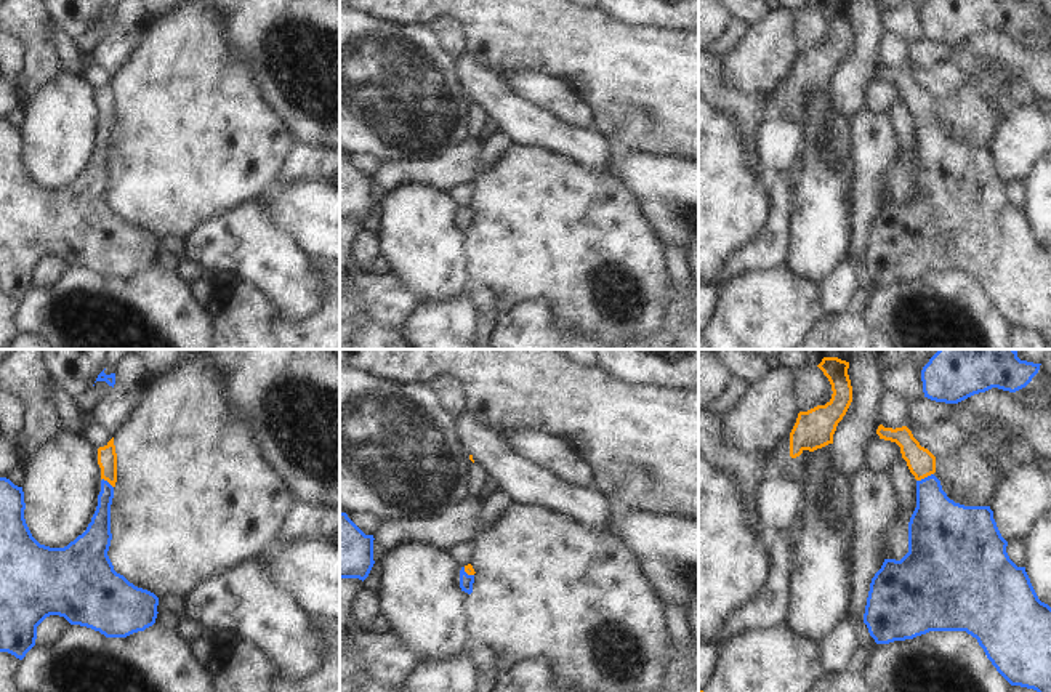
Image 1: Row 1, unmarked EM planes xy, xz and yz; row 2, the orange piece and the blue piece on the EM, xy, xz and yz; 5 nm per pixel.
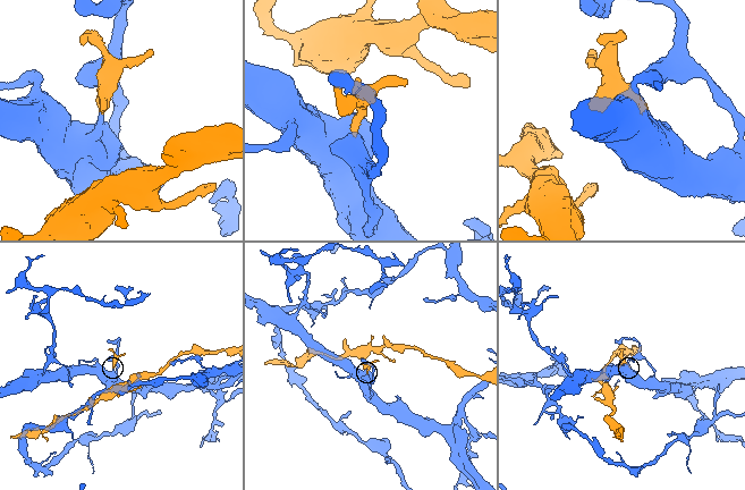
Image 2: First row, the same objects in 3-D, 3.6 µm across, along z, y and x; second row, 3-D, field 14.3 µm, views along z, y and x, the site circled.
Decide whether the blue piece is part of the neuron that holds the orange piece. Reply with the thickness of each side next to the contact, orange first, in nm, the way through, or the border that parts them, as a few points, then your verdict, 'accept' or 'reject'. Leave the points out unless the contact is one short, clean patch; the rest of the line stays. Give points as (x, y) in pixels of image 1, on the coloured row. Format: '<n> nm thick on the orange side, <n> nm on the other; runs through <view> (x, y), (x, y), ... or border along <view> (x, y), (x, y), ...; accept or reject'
140 nm thick on the orange side, 280 nm on the other; runs through yz (922, 463), (925, 476), (938, 524); accept

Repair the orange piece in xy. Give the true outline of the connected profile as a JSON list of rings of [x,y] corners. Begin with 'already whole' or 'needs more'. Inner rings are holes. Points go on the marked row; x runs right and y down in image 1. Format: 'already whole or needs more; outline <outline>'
needs more; outline [[[114,437],[98,449],[98,465],[103,481],[96,511],[87,530],[64,548],[40,545],[32,537],[24,519],[22,487],[0,477],[0,652],[22,660],[35,646],[37,626],[50,615],[64,617],[70,625],[91,628],[106,638],[127,638],[155,623],[159,597],[117,573],[107,556],[117,482]]]

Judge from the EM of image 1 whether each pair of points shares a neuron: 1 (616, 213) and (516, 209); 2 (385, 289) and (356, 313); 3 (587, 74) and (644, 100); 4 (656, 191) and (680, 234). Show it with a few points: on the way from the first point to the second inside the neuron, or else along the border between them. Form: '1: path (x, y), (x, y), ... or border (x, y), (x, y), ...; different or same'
1: path (591, 213), (540, 212); same
2: path (378, 295), (374, 295), (362, 306); same
3: path (601, 74), (619, 74), (630, 85); same
4: path (667, 202), (675, 210), (680, 223); same

